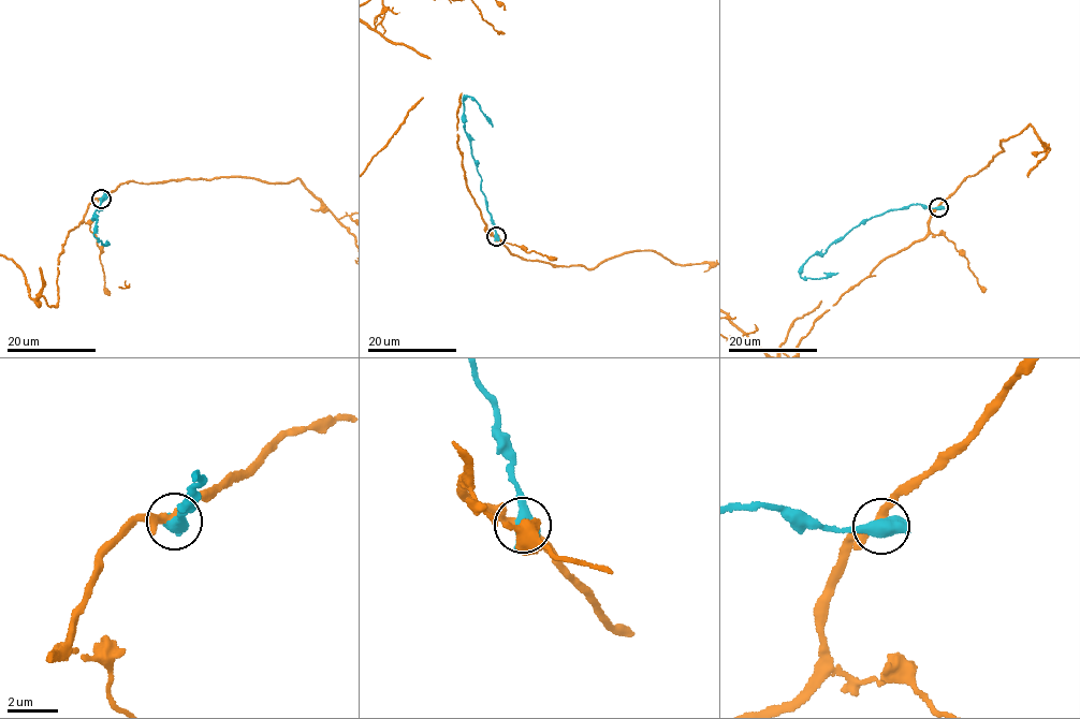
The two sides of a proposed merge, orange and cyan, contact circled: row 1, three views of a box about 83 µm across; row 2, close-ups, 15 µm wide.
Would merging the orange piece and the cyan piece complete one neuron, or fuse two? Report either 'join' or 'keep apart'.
keep apart

